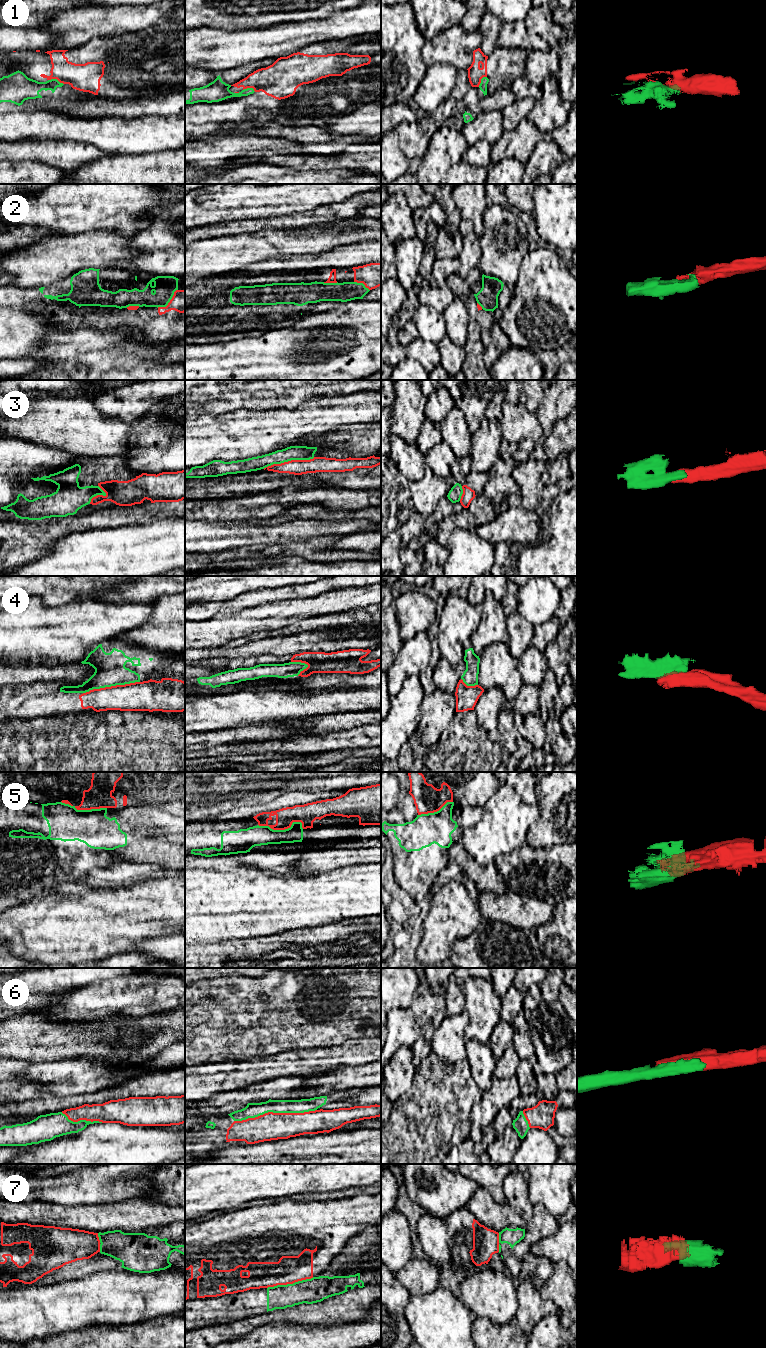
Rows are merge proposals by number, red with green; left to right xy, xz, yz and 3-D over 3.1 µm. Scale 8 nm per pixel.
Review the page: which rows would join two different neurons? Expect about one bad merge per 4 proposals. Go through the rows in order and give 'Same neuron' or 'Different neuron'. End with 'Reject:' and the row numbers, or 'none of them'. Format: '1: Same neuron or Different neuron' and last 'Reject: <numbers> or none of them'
1: Different neuron
2: Same neuron
3: Different neuron
4: Different neuron
5: Different neuron
6: Same neuron
7: Different neuron
Reject: 1, 3, 4, 5, 7

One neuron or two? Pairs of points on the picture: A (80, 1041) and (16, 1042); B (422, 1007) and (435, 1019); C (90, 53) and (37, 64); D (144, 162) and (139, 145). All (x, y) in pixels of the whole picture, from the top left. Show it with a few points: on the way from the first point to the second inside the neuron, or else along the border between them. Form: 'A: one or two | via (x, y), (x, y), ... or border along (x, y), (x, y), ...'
A: one | via (64, 1041), (32, 1041)
B: one | via (425, 1009), (432, 1016)
C: one | via (77, 64), (50, 64)
D: two | border along (164, 150), (148, 153), (117, 153)

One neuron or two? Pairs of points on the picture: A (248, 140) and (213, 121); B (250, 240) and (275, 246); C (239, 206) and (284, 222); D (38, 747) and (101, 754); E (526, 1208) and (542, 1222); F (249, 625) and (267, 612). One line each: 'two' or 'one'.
A: two
B: one
C: two
D: one
E: one
F: one

